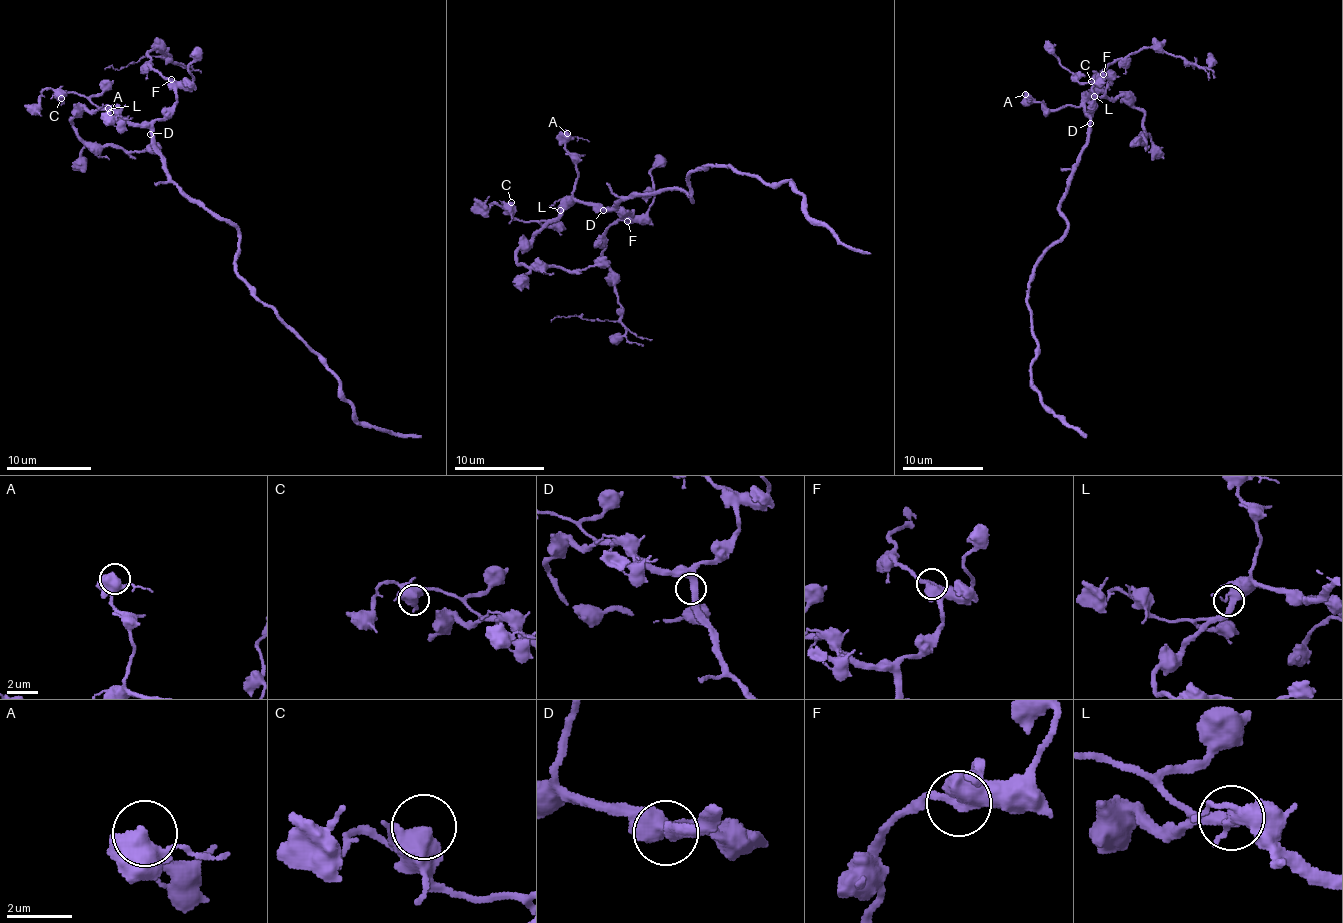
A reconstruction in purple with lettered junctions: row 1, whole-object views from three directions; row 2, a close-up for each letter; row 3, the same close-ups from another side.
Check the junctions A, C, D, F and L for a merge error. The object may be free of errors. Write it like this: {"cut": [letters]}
{"cut": []}

